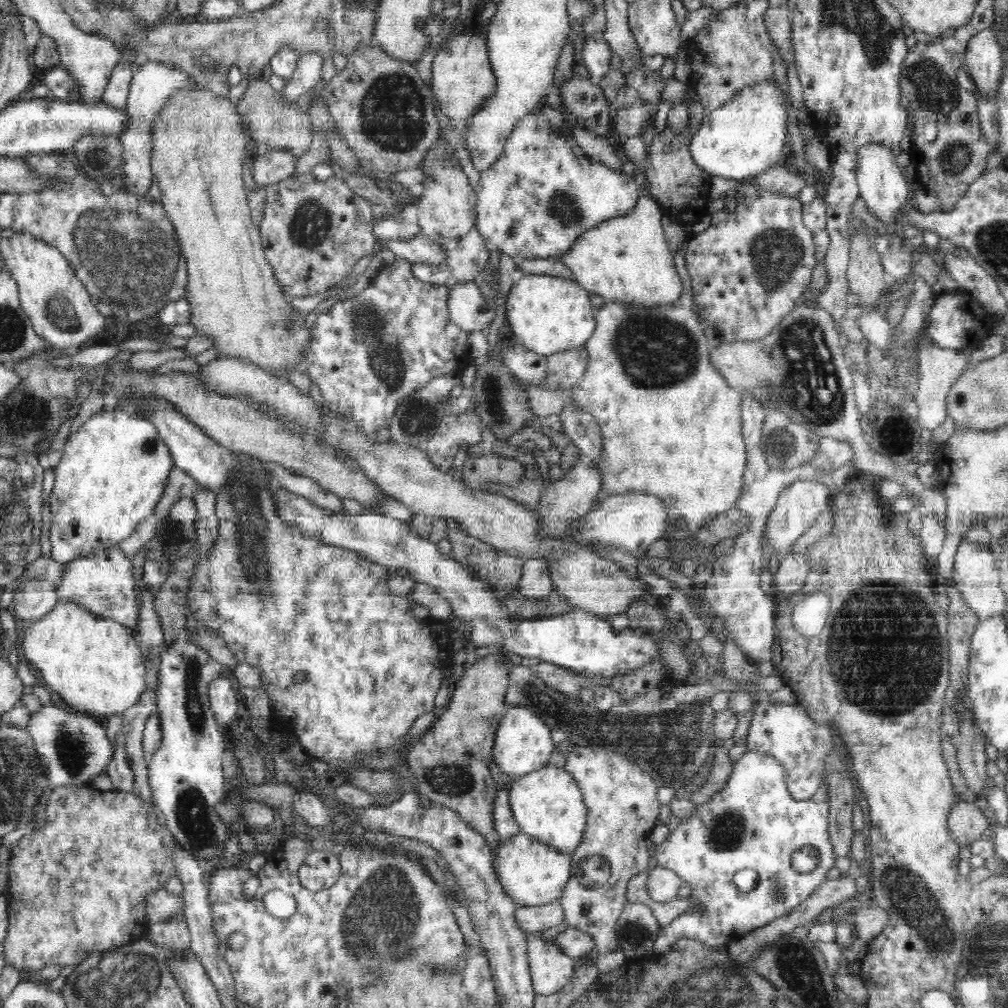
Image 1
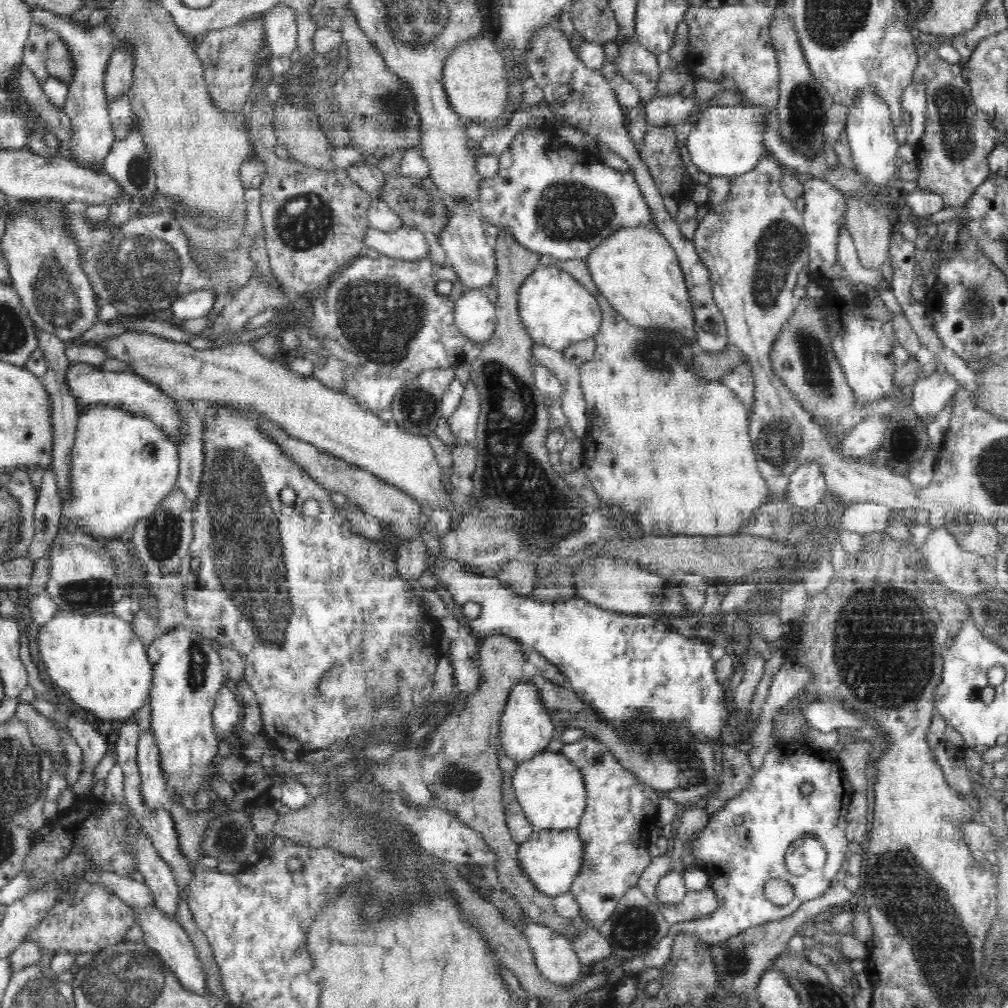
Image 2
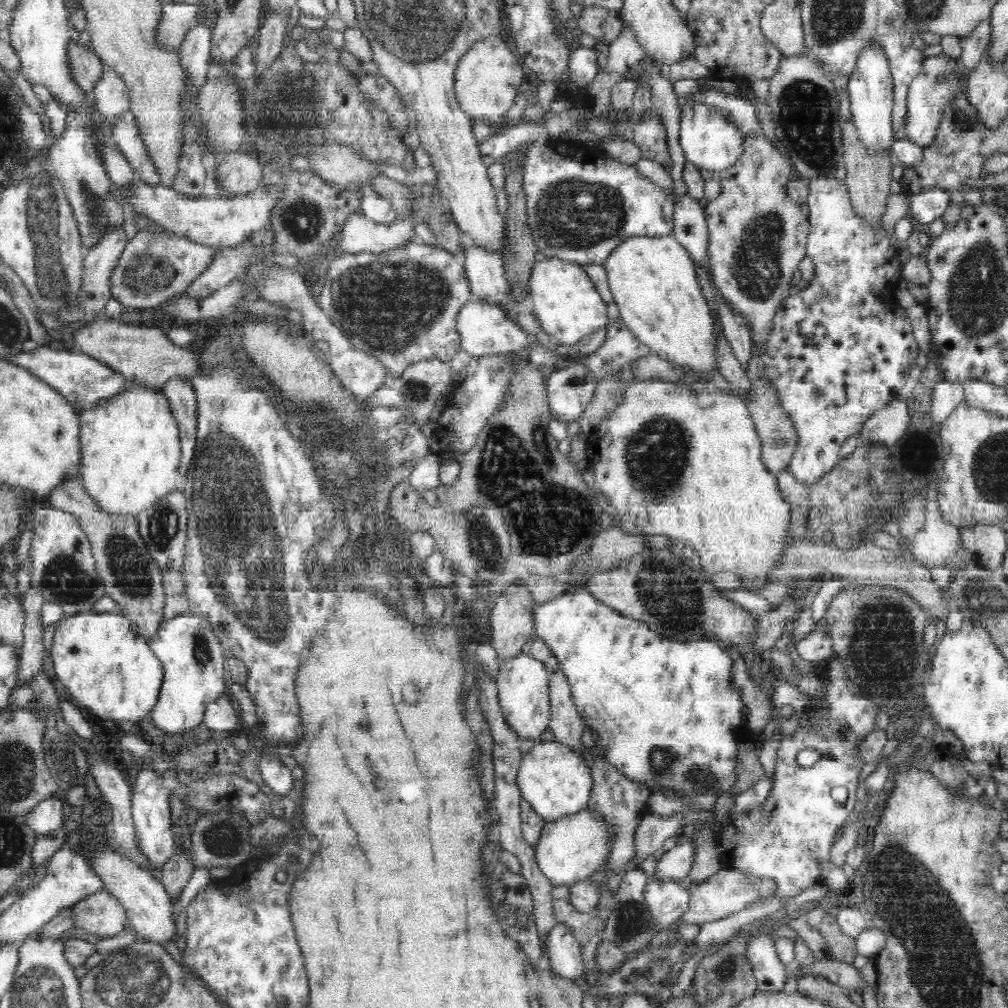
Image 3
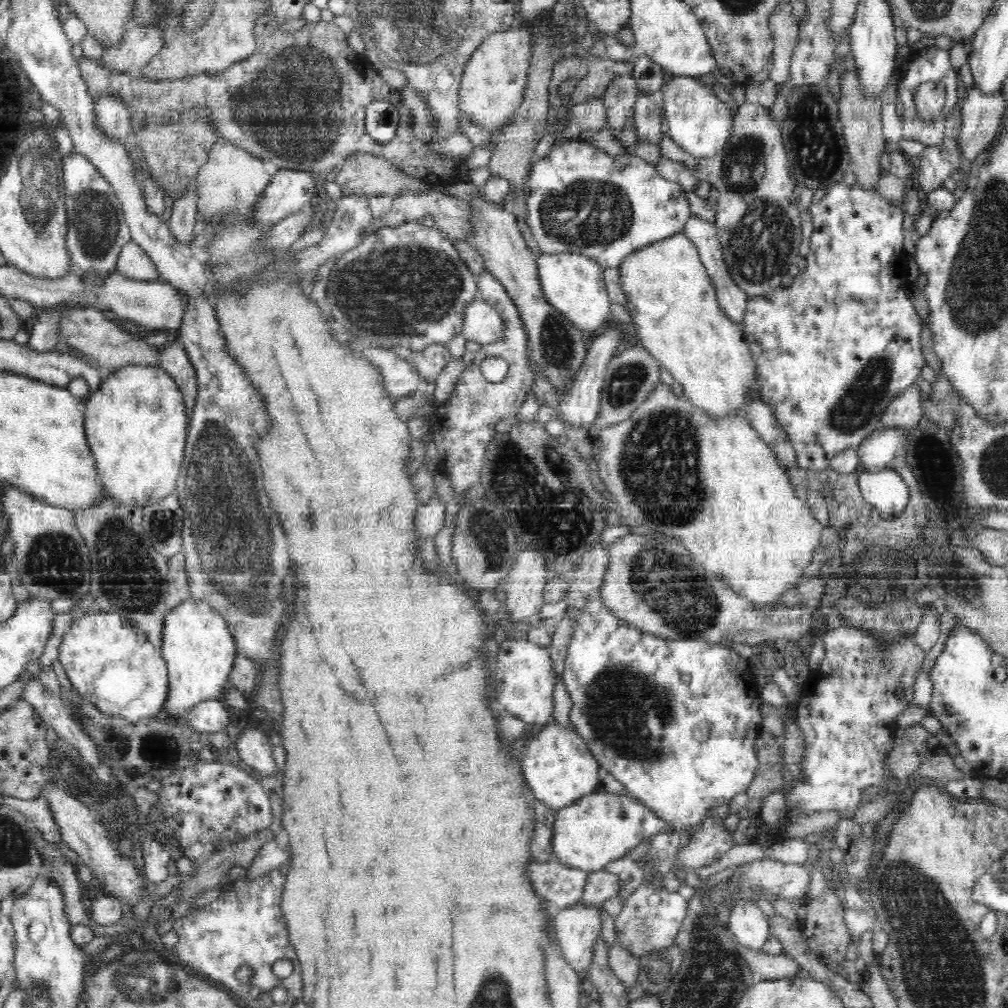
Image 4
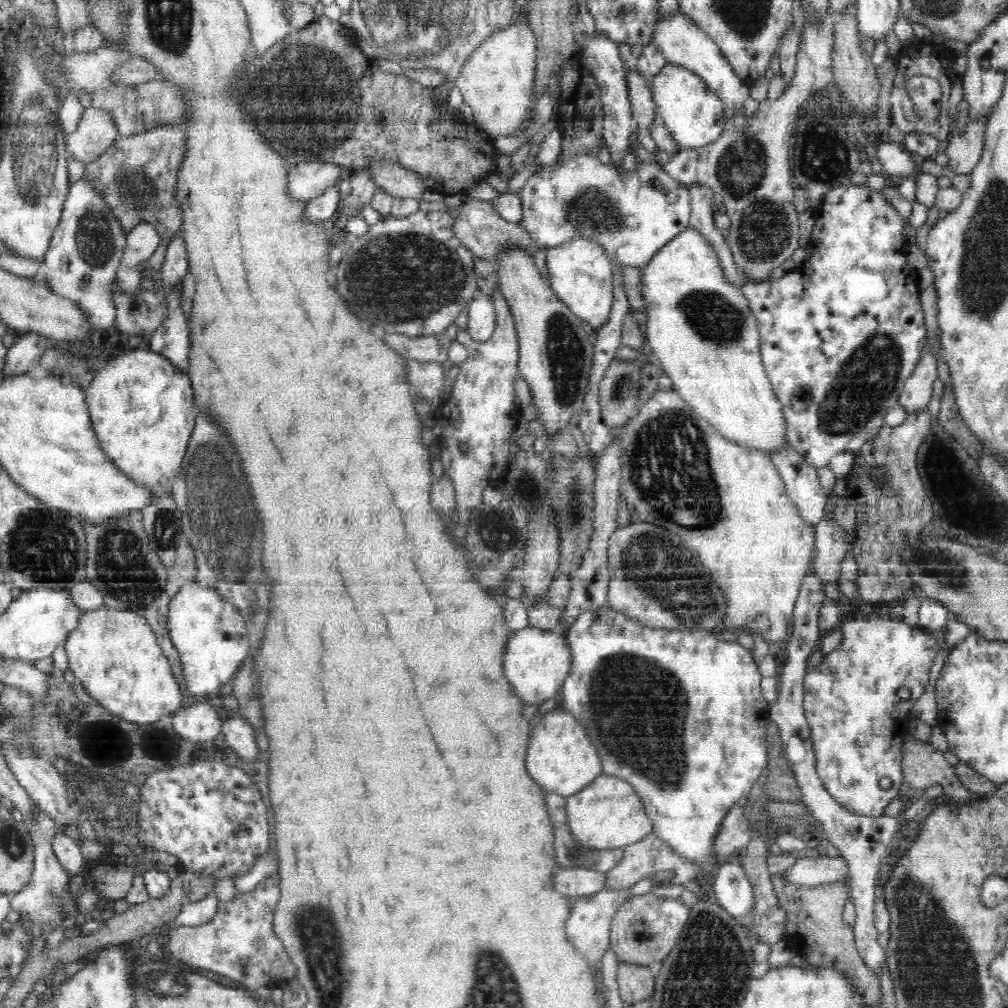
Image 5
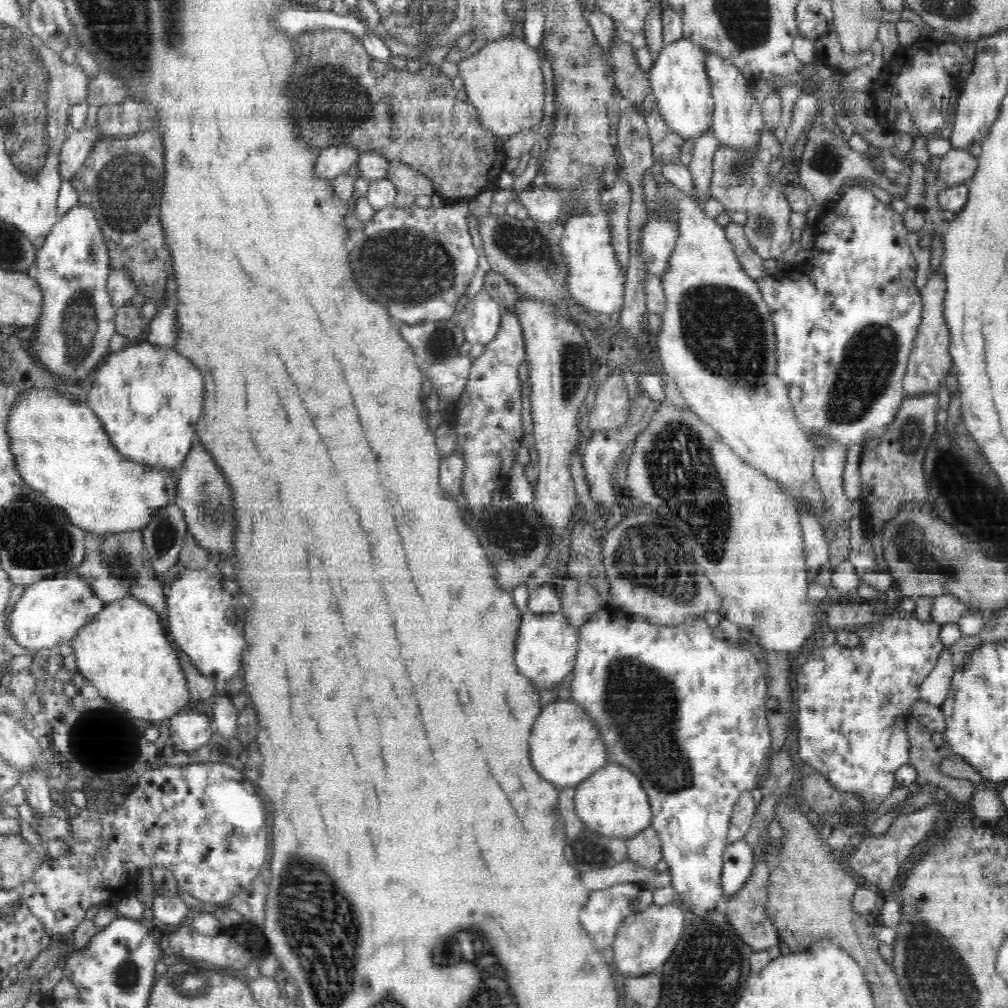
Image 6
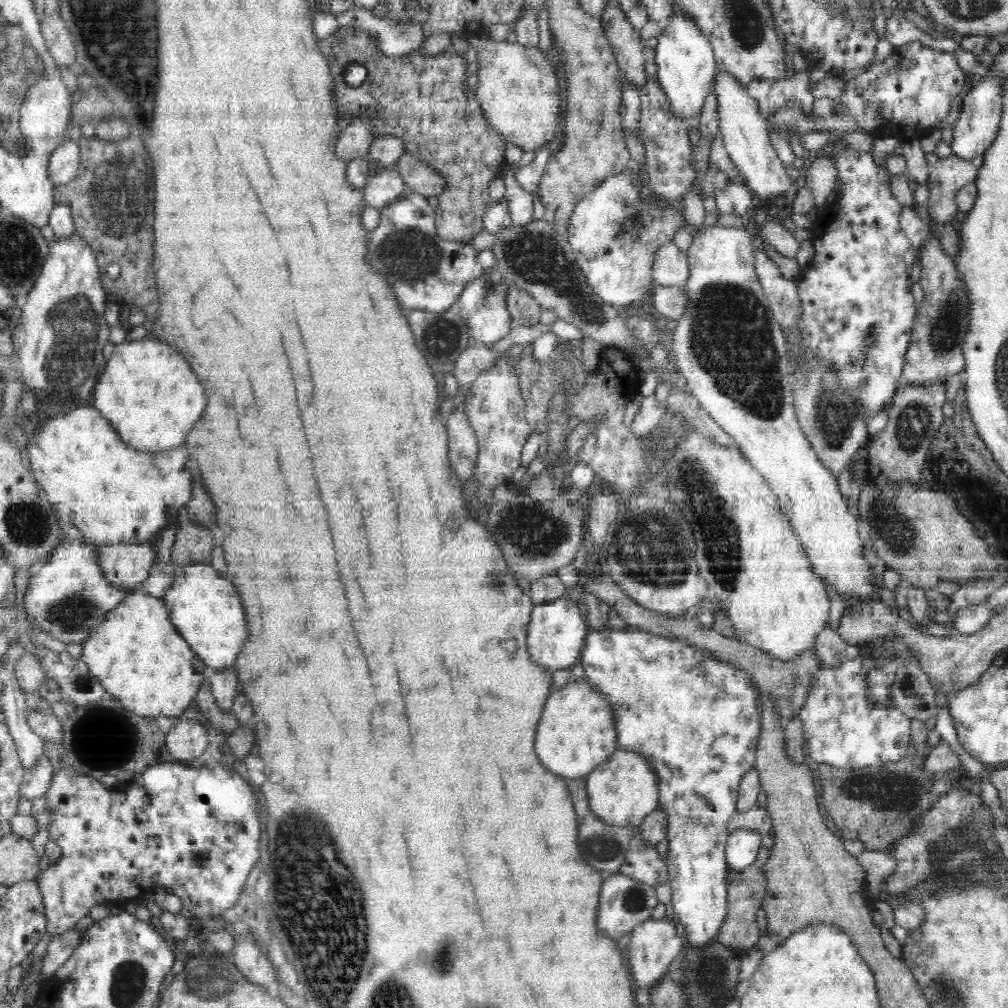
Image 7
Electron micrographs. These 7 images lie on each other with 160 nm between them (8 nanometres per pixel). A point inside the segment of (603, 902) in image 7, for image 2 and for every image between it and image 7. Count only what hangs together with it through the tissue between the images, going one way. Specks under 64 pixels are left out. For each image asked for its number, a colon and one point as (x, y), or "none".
2: (554, 955)
3: (563, 951)
4: (577, 929)
5: (588, 927)
6: (606, 909)

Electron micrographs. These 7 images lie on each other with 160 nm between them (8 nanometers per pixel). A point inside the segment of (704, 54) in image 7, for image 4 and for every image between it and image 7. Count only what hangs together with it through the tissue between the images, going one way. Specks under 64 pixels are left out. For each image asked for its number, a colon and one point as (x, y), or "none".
4: (694, 117)
5: (694, 114)
6: (678, 79)

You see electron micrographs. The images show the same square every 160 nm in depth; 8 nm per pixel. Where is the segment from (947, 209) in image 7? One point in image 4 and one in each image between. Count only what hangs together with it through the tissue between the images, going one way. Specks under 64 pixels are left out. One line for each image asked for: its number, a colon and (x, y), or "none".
4: (980, 114)
5: (964, 149)
6: (956, 167)

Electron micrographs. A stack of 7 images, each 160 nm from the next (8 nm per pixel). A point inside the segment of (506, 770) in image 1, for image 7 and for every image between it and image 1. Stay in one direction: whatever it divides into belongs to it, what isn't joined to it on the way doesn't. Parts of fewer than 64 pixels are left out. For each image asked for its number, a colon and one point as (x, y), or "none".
2: (525, 729)
3: (523, 690)
4: (525, 675)
5: (536, 662)
6: (547, 646)
7: (557, 631)

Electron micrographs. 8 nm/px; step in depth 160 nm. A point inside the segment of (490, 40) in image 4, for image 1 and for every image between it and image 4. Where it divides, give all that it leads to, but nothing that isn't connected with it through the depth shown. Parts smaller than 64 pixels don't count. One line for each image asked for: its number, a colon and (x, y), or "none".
1: (462, 79)
2: (475, 76)
3: (483, 85)

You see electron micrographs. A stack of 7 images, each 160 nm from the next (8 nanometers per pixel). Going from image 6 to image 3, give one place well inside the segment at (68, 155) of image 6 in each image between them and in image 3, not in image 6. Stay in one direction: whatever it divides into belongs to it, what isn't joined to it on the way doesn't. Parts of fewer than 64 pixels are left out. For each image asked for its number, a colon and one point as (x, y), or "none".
3: (111, 98)
4: (112, 115)
5: (96, 132)

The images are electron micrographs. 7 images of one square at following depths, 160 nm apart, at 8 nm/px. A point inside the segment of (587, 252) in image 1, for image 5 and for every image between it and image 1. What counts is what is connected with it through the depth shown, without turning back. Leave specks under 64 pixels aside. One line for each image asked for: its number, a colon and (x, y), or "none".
2: (636, 269)
3: (653, 280)
4: (670, 297)
5: (700, 326)

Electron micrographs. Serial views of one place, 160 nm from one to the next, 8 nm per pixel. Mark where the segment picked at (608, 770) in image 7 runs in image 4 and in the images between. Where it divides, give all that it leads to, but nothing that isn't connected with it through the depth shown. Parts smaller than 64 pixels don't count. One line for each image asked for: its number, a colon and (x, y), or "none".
4: (600, 827)
5: (608, 813)
6: (612, 801)

